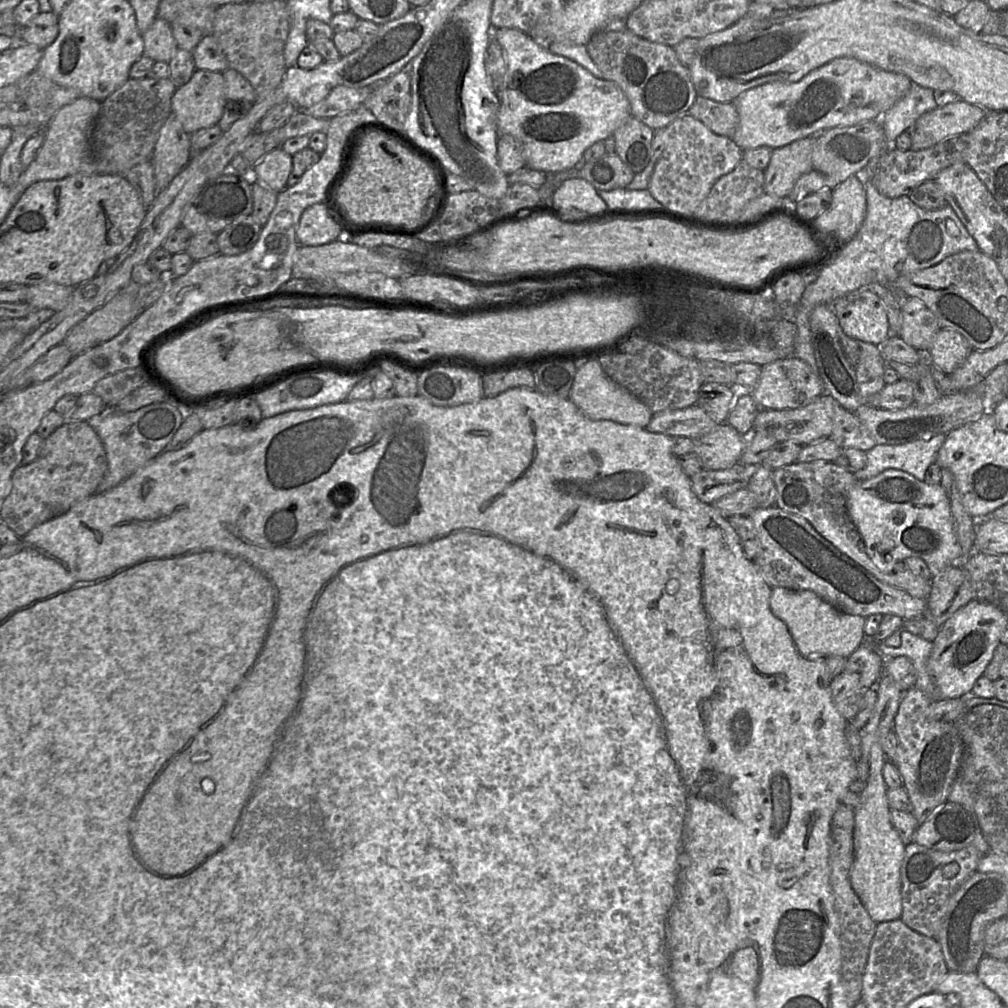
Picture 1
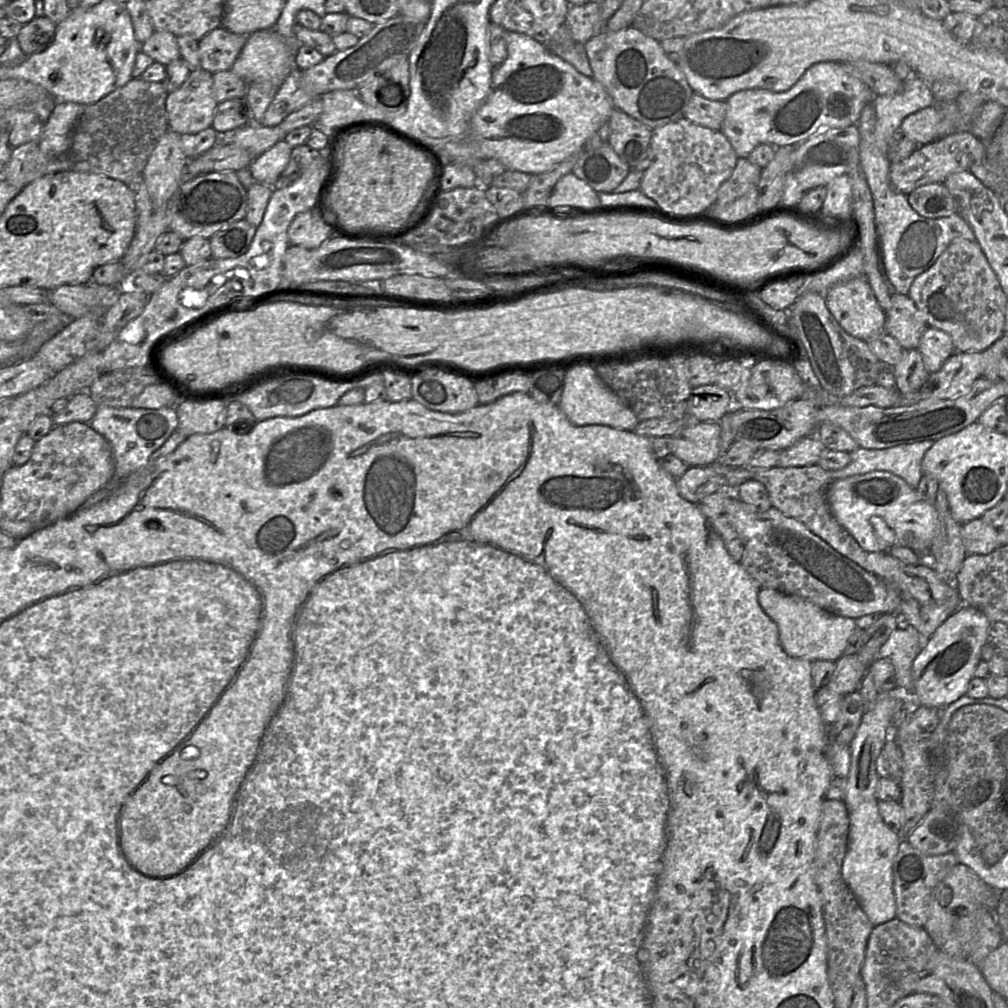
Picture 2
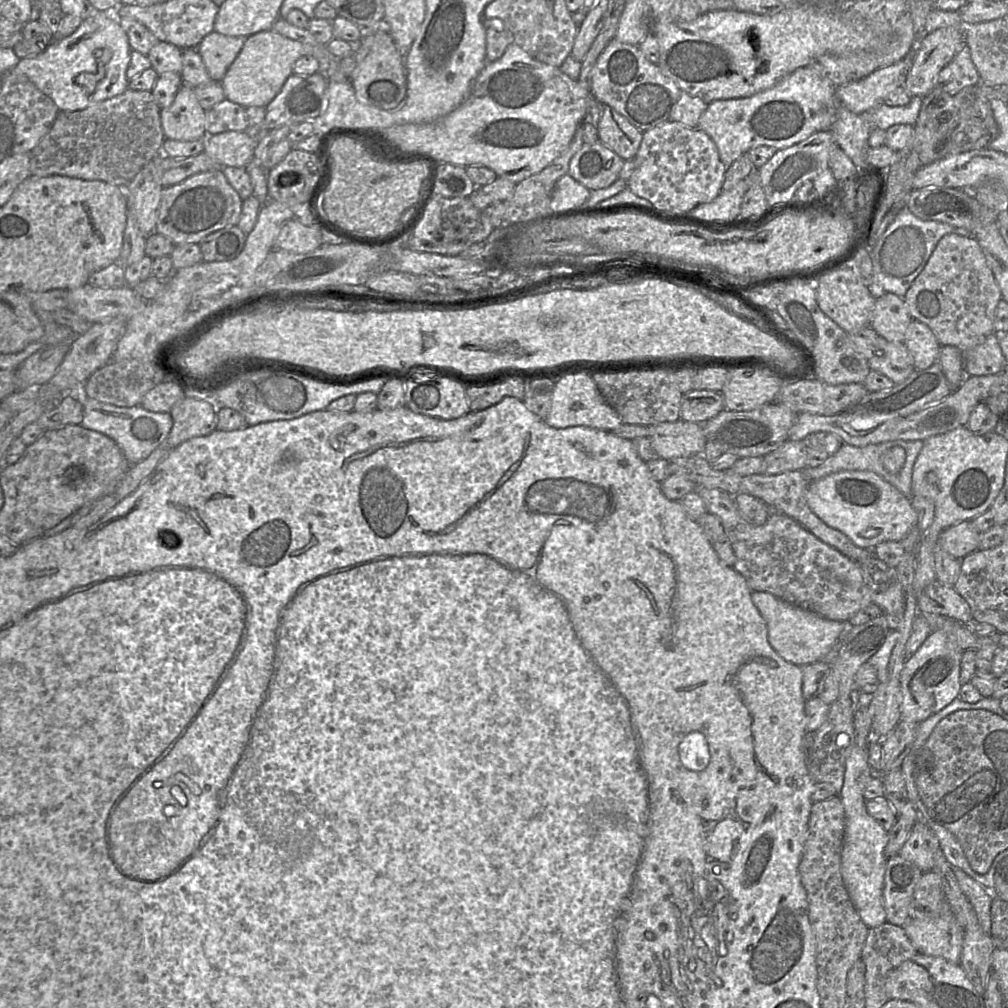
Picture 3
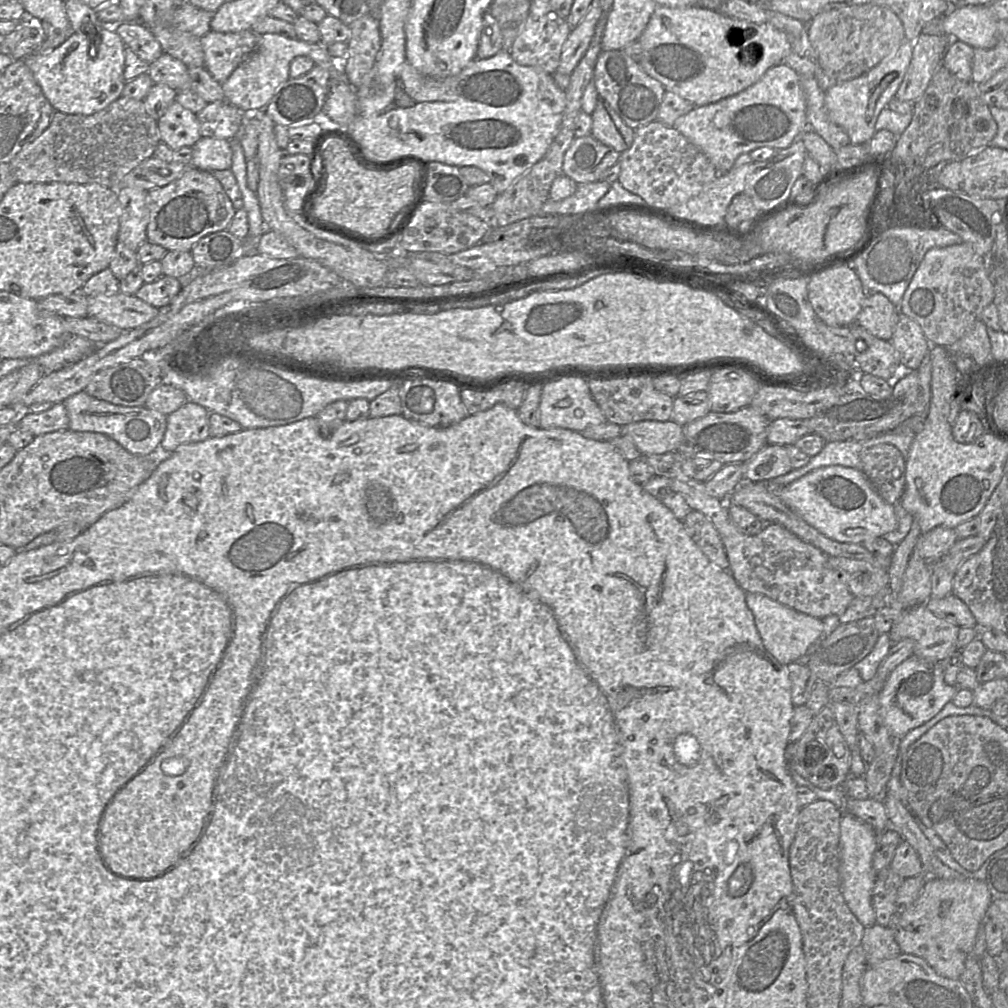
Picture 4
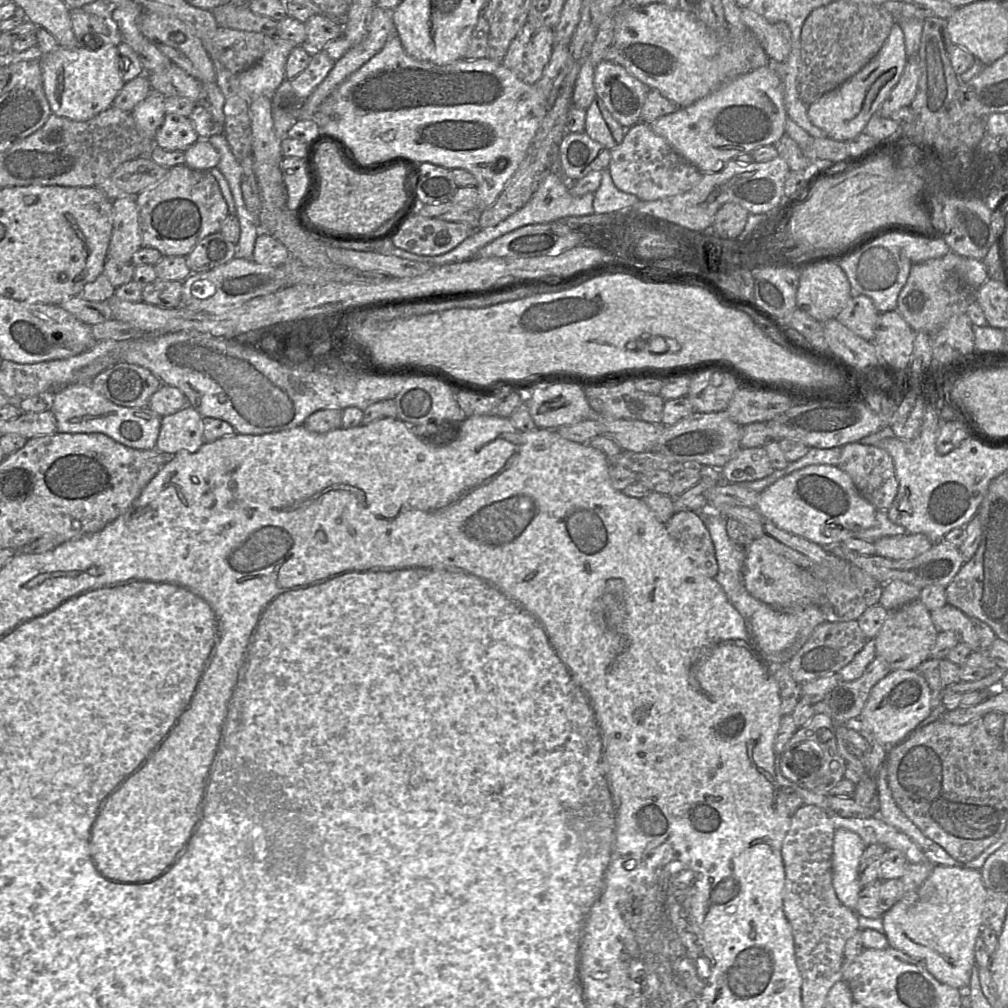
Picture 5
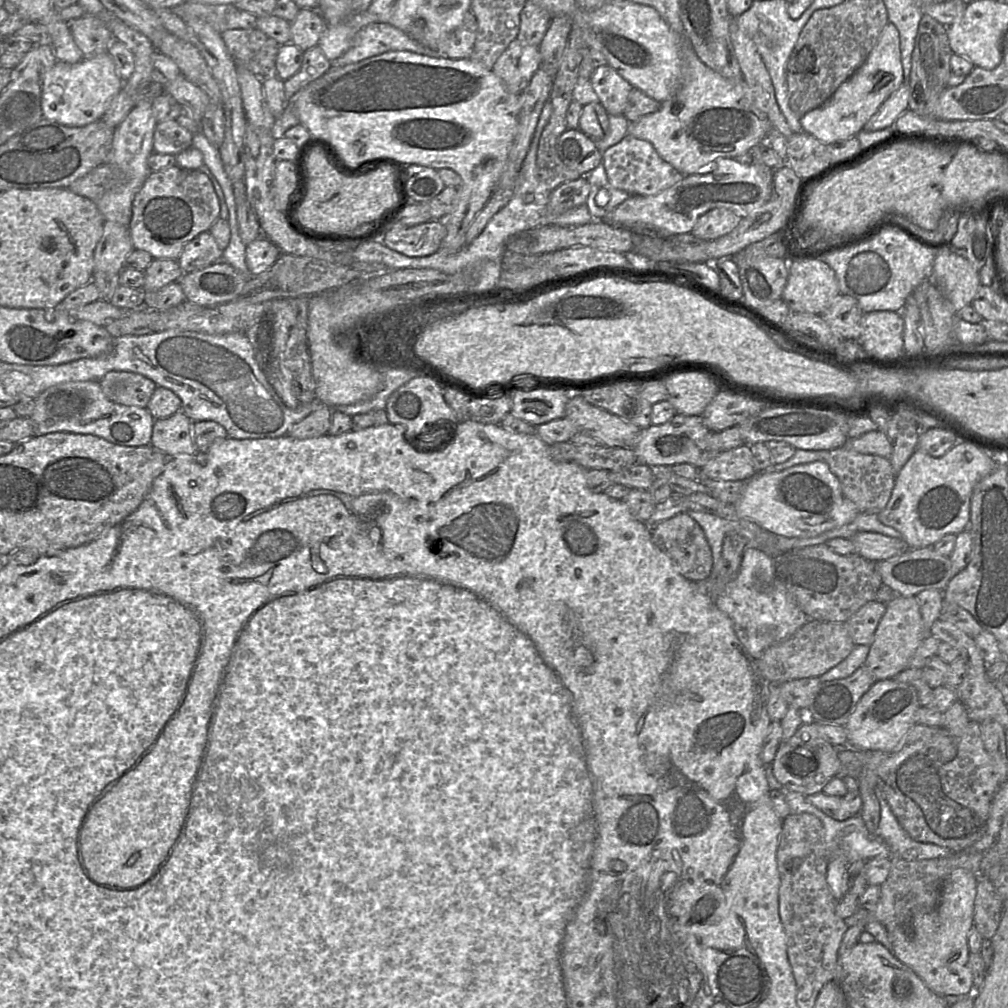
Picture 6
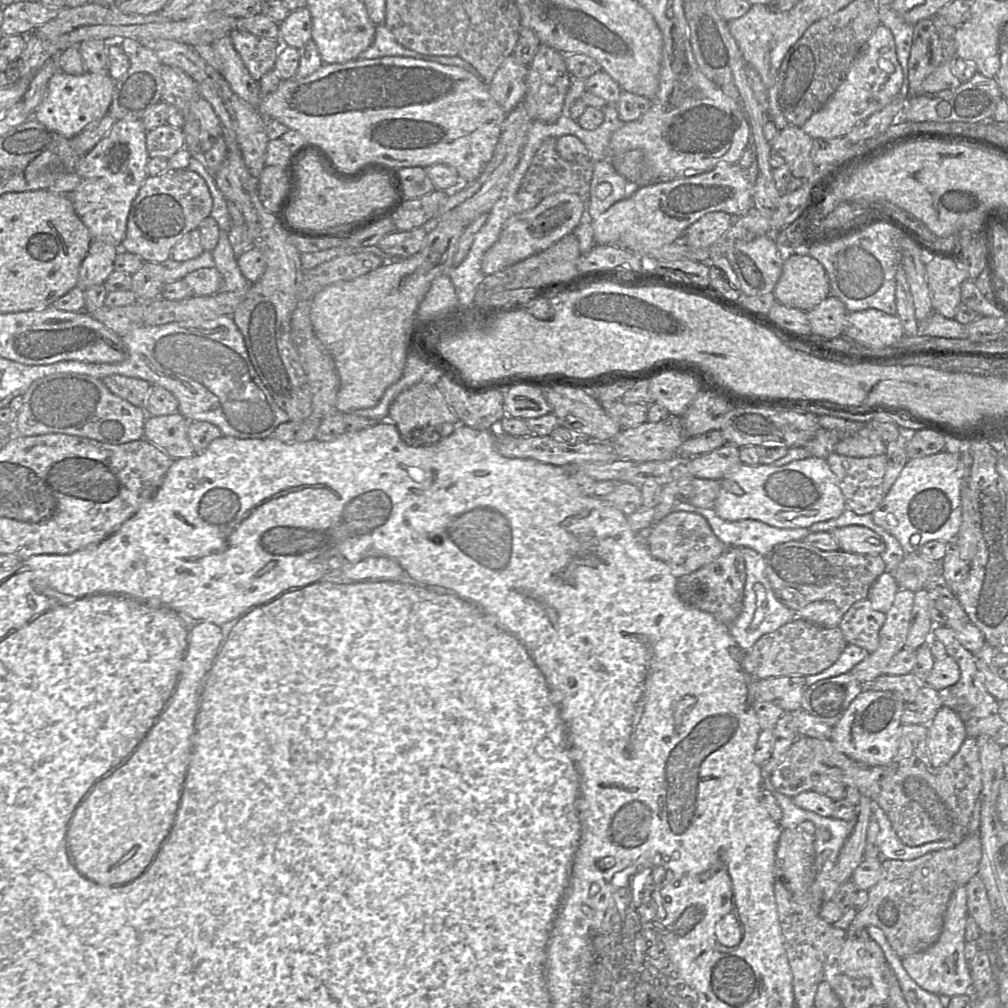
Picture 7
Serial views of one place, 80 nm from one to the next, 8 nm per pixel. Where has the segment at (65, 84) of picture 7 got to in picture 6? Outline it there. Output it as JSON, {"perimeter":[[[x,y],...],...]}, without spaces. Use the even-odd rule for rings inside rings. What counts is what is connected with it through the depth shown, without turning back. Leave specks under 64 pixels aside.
{"perimeter":[[[108,52],[76,64],[57,61],[41,79],[43,118],[69,127],[86,126],[101,119],[122,86],[123,82]]]}

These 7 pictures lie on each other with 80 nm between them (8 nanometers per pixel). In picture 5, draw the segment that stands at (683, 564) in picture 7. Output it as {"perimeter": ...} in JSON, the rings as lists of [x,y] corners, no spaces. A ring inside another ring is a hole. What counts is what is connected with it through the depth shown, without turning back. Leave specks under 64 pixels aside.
{"perimeter":[[[694,511],[678,512],[665,523],[665,526],[695,568],[704,576],[715,578],[718,564],[714,545],[699,515]]]}

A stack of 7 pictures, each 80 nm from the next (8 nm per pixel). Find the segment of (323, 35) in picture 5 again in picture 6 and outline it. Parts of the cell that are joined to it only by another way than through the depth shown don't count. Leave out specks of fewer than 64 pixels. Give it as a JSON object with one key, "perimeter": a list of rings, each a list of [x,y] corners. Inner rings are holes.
{"perimeter":[[[302,8],[290,22],[291,43],[305,51],[318,45],[325,29],[326,22],[317,11]]]}

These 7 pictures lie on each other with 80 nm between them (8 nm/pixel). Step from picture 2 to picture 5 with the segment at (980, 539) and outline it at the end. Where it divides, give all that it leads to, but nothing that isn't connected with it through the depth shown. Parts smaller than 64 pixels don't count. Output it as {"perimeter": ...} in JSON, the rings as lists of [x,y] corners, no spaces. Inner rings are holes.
{"perimeter":[[[906,533],[901,536],[883,537],[874,542],[874,555],[892,560],[915,558],[928,551],[935,544],[924,534]]]}

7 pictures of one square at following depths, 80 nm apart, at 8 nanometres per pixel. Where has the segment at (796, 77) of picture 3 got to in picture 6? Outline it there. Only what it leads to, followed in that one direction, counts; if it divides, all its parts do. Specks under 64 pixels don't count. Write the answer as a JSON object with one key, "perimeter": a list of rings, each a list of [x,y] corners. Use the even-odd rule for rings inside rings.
{"perimeter":[[[689,42],[681,46],[681,65],[682,81],[677,91],[656,112],[630,123],[628,134],[650,142],[660,157],[683,175],[708,173],[717,159],[735,158],[766,142],[772,126],[743,77],[734,80],[714,72],[700,61]]]}

